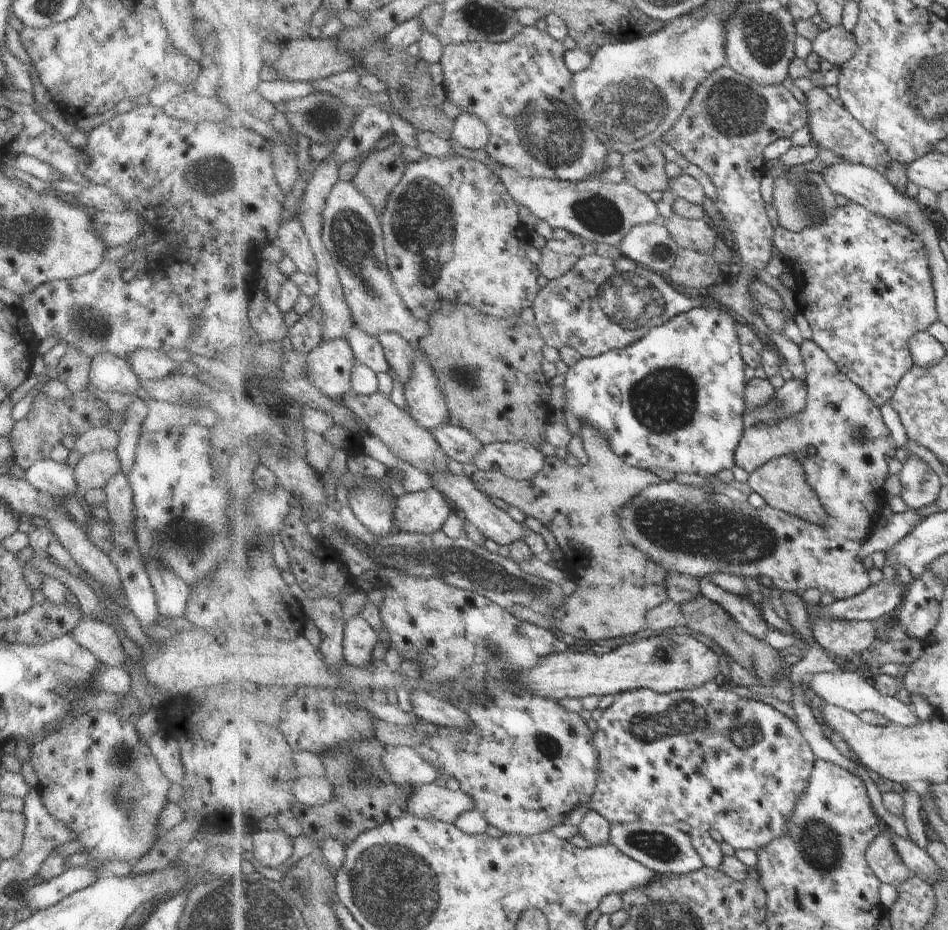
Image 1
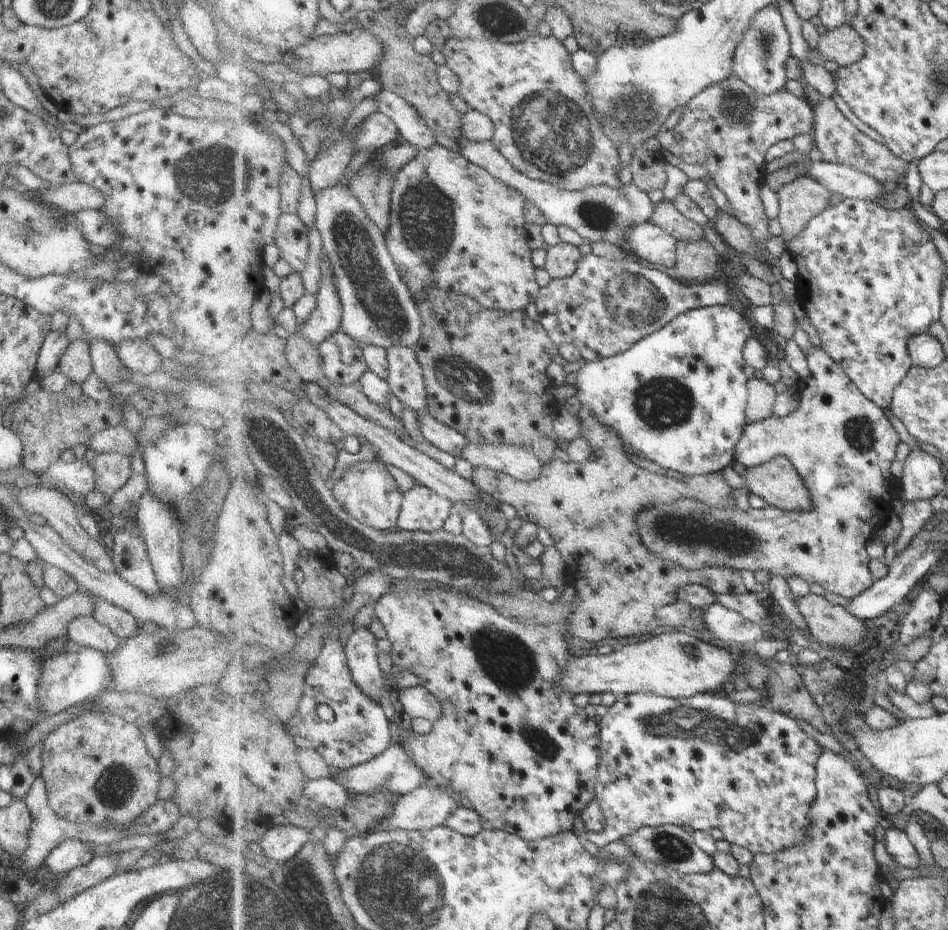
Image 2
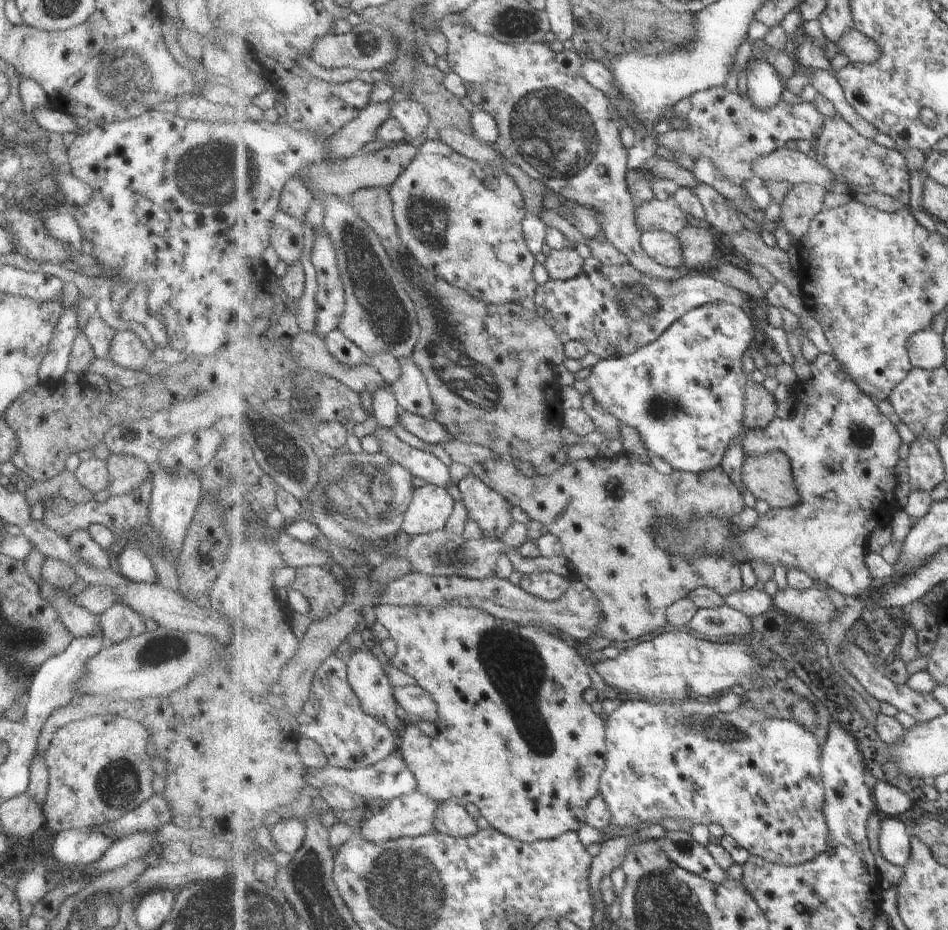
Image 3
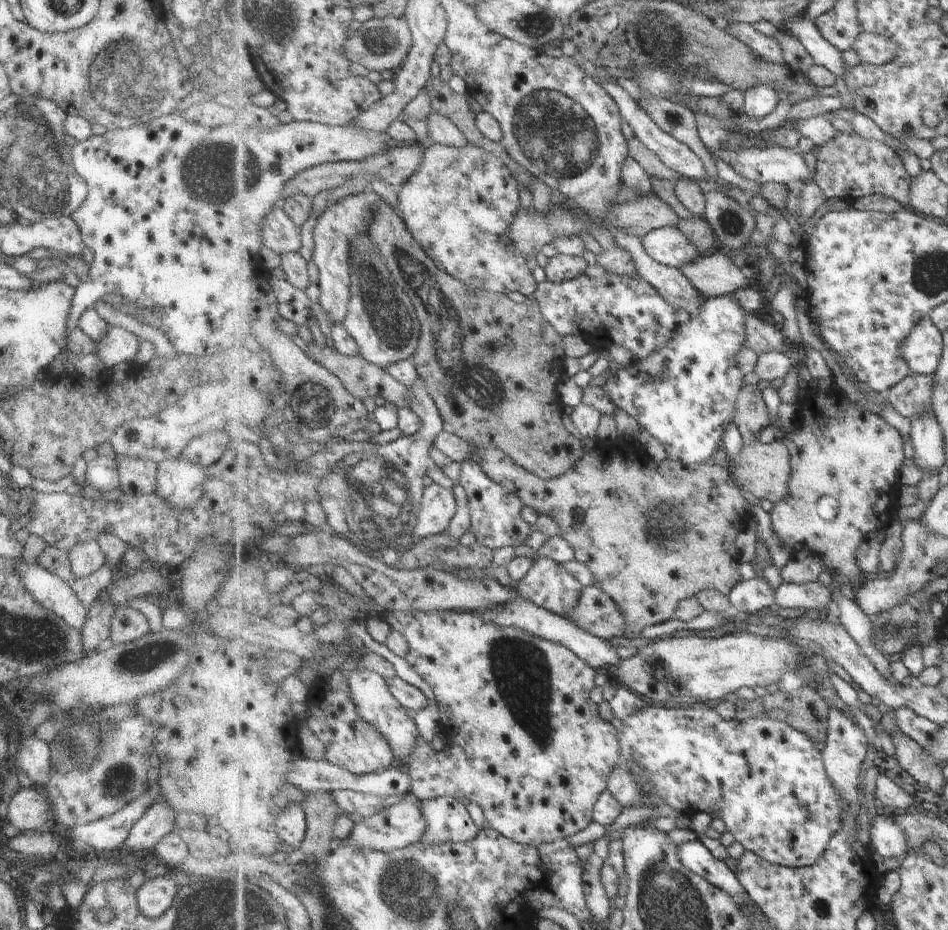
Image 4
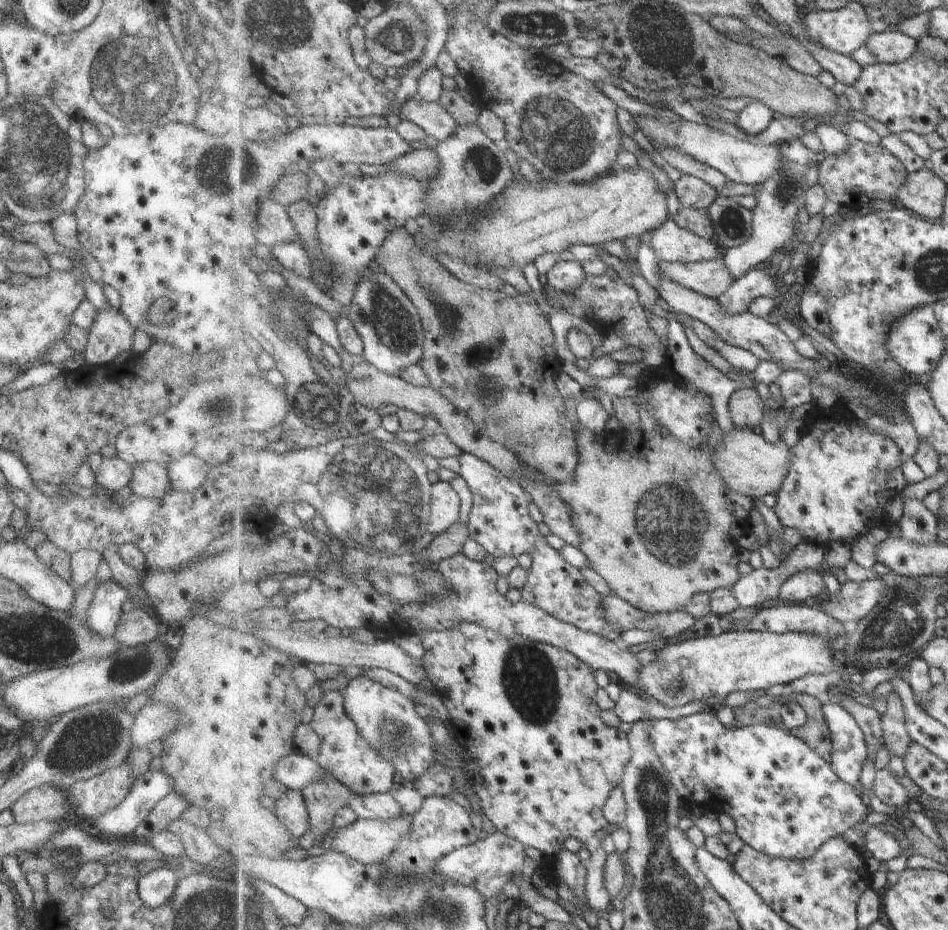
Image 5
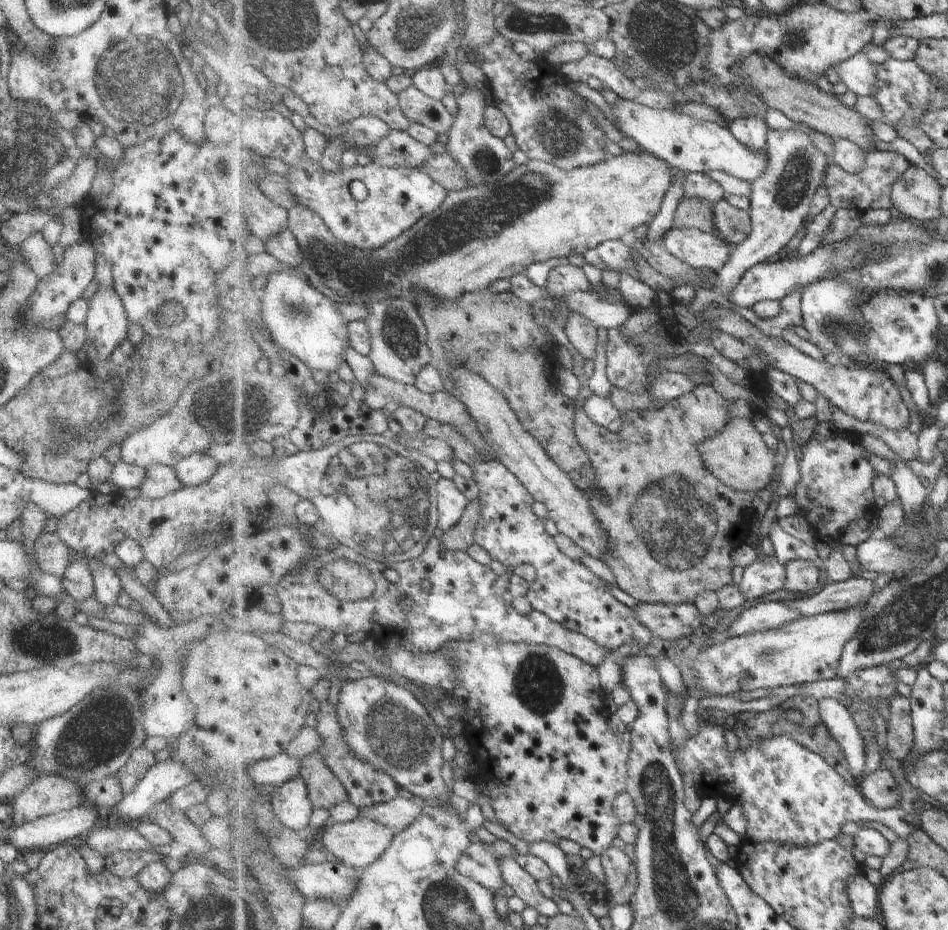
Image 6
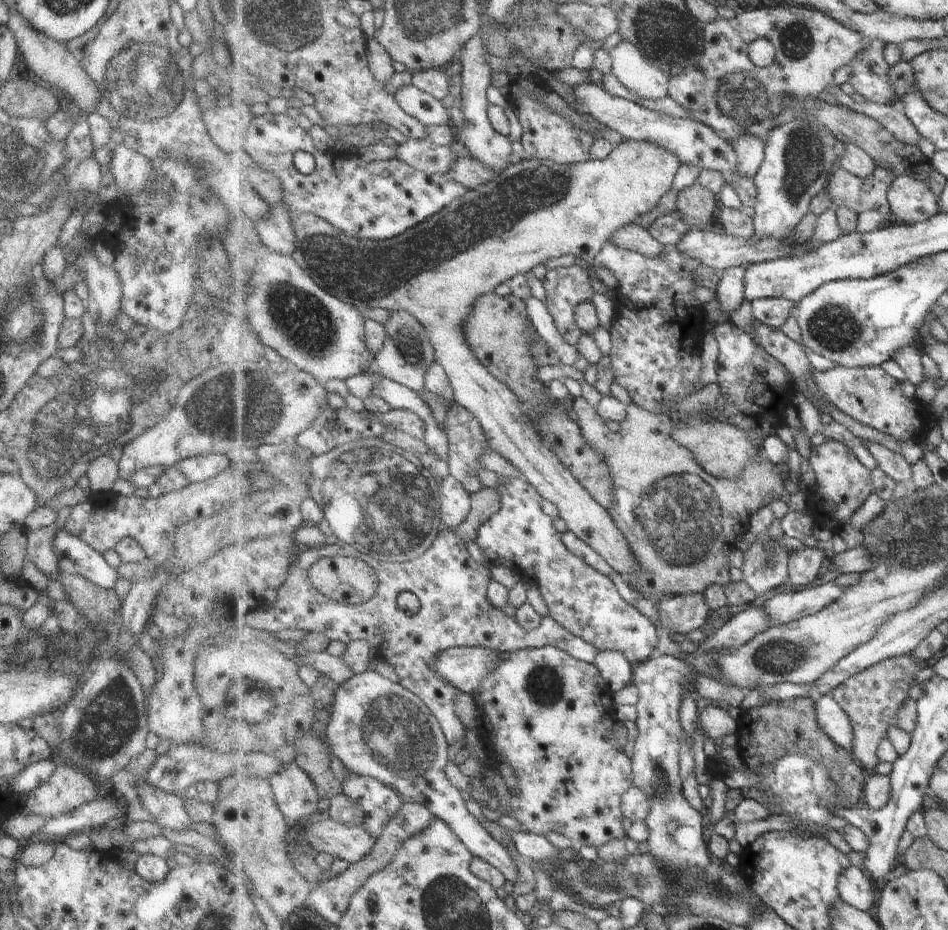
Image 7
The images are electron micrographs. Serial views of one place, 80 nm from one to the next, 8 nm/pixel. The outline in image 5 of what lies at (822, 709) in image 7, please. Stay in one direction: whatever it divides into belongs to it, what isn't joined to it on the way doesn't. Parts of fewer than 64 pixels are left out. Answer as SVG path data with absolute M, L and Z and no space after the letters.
M839 704L823 705L823 712L832 734L832 765L837 776L855 786L867 760L867 742L855 718Z

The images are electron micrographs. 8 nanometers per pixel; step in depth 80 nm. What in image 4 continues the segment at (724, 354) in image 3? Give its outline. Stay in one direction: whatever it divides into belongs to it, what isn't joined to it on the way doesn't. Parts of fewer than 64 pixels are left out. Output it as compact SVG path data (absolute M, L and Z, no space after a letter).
M727 293L723 296L718 297L708 297L699 316L692 316L690 320L685 324L679 324L677 326L678 336L672 338L669 341L669 344L662 349L659 349L652 357L649 357L648 360L637 359L636 362L633 362L626 367L620 366L618 369L616 378L611 377L607 379L607 382L604 384L605 392L611 397L611 400L614 400L616 407L624 410L627 414L632 416L639 426L644 426L644 428L659 441L661 446L663 446L669 459L676 461L682 461L683 464L688 465L691 463L703 464L707 462L717 449L721 448L721 436L723 436L723 426L733 422L735 418L735 400L739 396L739 390L741 386L743 387L743 371L736 365L735 356L737 352L744 347L744 342L746 339L746 320L749 316L745 307L738 301L736 294Z

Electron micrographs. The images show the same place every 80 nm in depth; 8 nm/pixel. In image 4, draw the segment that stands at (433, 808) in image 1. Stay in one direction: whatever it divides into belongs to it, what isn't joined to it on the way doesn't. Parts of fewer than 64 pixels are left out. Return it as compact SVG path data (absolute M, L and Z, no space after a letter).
M410 794L401 804L388 806L376 815L363 818L343 842L353 845L356 849L366 848L379 852L393 852L395 849L419 843L426 829L426 822L420 809L422 804L417 796Z

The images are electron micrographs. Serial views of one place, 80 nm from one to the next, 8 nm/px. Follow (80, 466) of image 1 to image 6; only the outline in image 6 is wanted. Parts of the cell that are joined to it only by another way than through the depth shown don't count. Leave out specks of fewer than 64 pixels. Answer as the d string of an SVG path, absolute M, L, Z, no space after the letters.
M150 465L146 467L146 477L138 486L141 496L156 499L170 492L179 490L181 481L175 476L174 468L167 465Z

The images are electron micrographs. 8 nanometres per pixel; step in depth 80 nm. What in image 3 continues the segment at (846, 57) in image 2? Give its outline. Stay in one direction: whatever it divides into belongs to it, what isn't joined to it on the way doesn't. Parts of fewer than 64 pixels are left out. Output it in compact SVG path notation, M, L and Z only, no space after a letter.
M857 30L842 36L838 44L833 45L832 48L833 51L846 55L849 62L868 65L877 62L883 54L876 40Z

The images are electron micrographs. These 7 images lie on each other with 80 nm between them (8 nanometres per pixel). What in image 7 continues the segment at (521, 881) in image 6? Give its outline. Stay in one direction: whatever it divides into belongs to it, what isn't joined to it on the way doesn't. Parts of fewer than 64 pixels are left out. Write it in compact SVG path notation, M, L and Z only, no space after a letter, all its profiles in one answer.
M366 671L358 675L353 675L347 682L344 682L338 688L336 692L336 697L334 698L334 704L332 708L332 715L330 716L330 721L328 722L325 730L327 734L328 742L332 748L333 754L339 758L340 762L353 773L357 775L363 775L364 777L371 777L377 779L377 782L381 784L390 786L394 788L404 800L411 801L413 803L419 803L425 805L437 819L442 819L445 821L455 832L455 834L469 847L469 850L474 854L475 857L482 858L483 860L489 861L489 864L495 866L495 868L500 869L500 871L506 876L508 886L514 886L516 880L518 879L518 864L514 861L514 858L509 854L509 851L498 841L495 840L489 831L483 827L480 823L480 819L475 818L467 808L465 808L465 801L463 801L463 796L458 788L455 788L451 782L449 782L449 777L446 772L446 768L449 764L449 758L447 758L447 748L449 746L446 737L443 736L444 729L440 725L440 721L437 720L437 717L431 712L431 709L424 703L424 700L421 700L420 696L417 696L416 693L411 692L409 689L406 689L402 684L398 682L391 681L385 676L378 674L374 671Z

